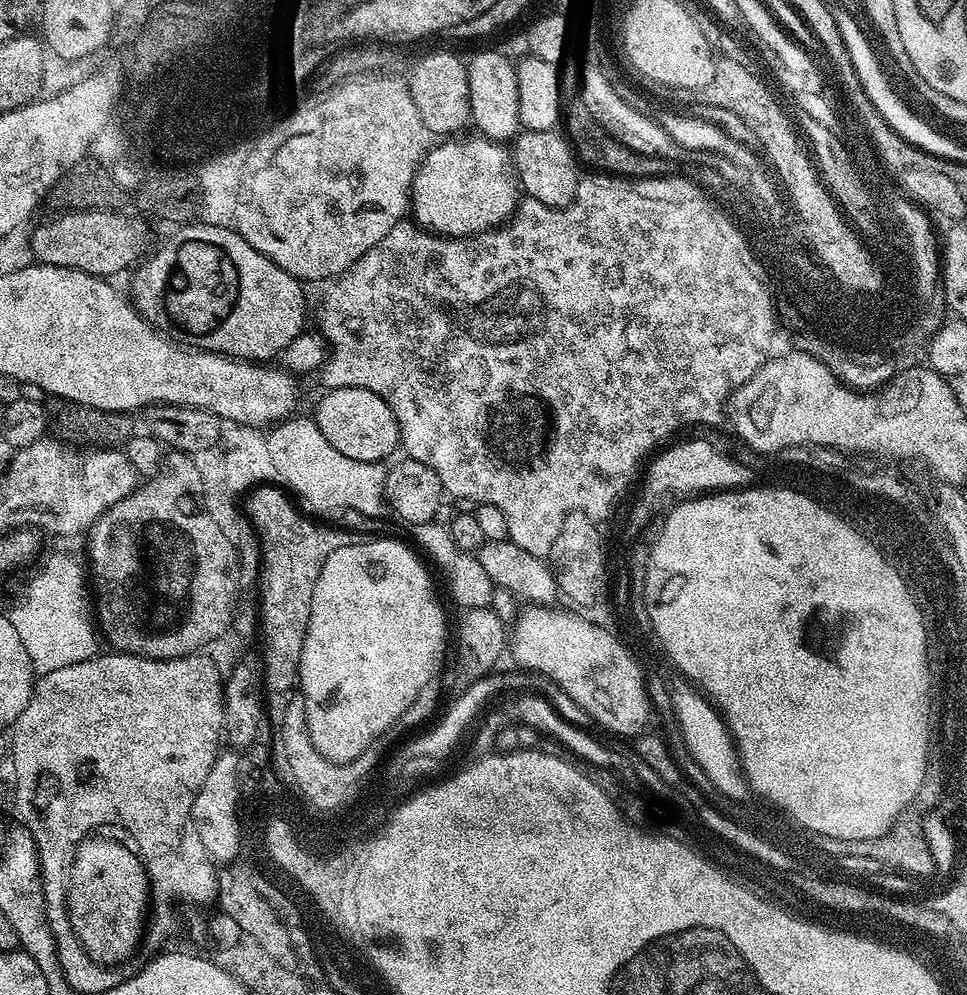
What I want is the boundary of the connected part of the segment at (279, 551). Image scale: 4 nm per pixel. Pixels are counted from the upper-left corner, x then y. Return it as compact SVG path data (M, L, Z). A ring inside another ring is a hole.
M264 482L253 488L242 504L260 540L258 628L260 632L268 628L268 636L306 636L314 586L326 558L342 546L360 544L366 536L348 528L315 524L292 505L293 497L283 487L273 484Z

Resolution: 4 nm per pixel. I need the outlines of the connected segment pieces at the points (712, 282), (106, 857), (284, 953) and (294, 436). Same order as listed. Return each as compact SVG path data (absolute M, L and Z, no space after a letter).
M611 174L588 175L581 179L574 202L570 206L551 208L538 202L533 196L525 195L517 204L515 214L507 223L474 236L452 239L449 236L425 231L411 219L401 220L394 226L394 230L390 230L390 234L386 234L386 238L382 238L382 242L378 242L378 246L366 250L366 254L362 254L362 258L358 258L358 262L351 264L341 276L335 277L325 287L329 288L325 290L324 297L320 300L320 309L316 312L316 320L320 323L318 331L328 341L330 349L328 361L324 363L324 367L318 373L318 379L325 384L323 387L328 390L333 388L365 388L378 394L378 398L382 398L386 402L386 406L390 406L390 410L398 422L403 455L409 460L417 460L430 466L430 470L434 470L434 474L438 474L441 489L447 495L449 492L450 495L457 496L460 500L472 500L473 505L493 504L498 506L498 510L502 510L502 514L506 514L508 539L512 543L522 546L522 550L526 550L526 554L534 554L541 558L551 557L554 538L558 534L558 530L562 530L562 522L567 516L576 512L584 512L586 516L597 522L605 522L604 520L610 519L612 511L617 511L618 508L615 502L618 486L622 486L626 476L632 475L634 470L642 467L645 461L664 444L662 442L667 436L674 435L679 428L684 428L687 424L716 424L719 420L723 421L726 416L729 396L737 388L742 387L763 366L766 358L764 349L768 347L772 329L768 297L764 295L764 290L760 284L756 283L755 269L744 258L743 252L738 250L736 239L730 234L732 228L729 228L726 216L707 209L706 202L703 201L703 197L700 197L700 193L696 192L694 188L688 187L688 184L679 182L676 178L621 178Z
M87 837L76 852L68 887L69 919L72 931L82 942L84 952L99 964L116 966L123 963L123 958L137 948L144 934L152 888L143 862L136 870L138 882L136 872L124 872L124 866L118 866L118 852L112 838Z
M228 862L219 869L216 877L219 911L234 919L245 937L258 941L275 964L304 978L320 976L320 961L312 947L306 923L297 919L292 897L287 892L276 890L273 881L267 875L264 877L254 865L240 863Z
M300 415L280 421L267 433L272 447L272 468L280 475L279 483L289 493L300 495L312 508L349 508L360 516L376 516L385 511L384 483L388 468L383 463L358 462L346 458L346 454L338 454L326 442L322 430L318 430L315 419L307 420Z

